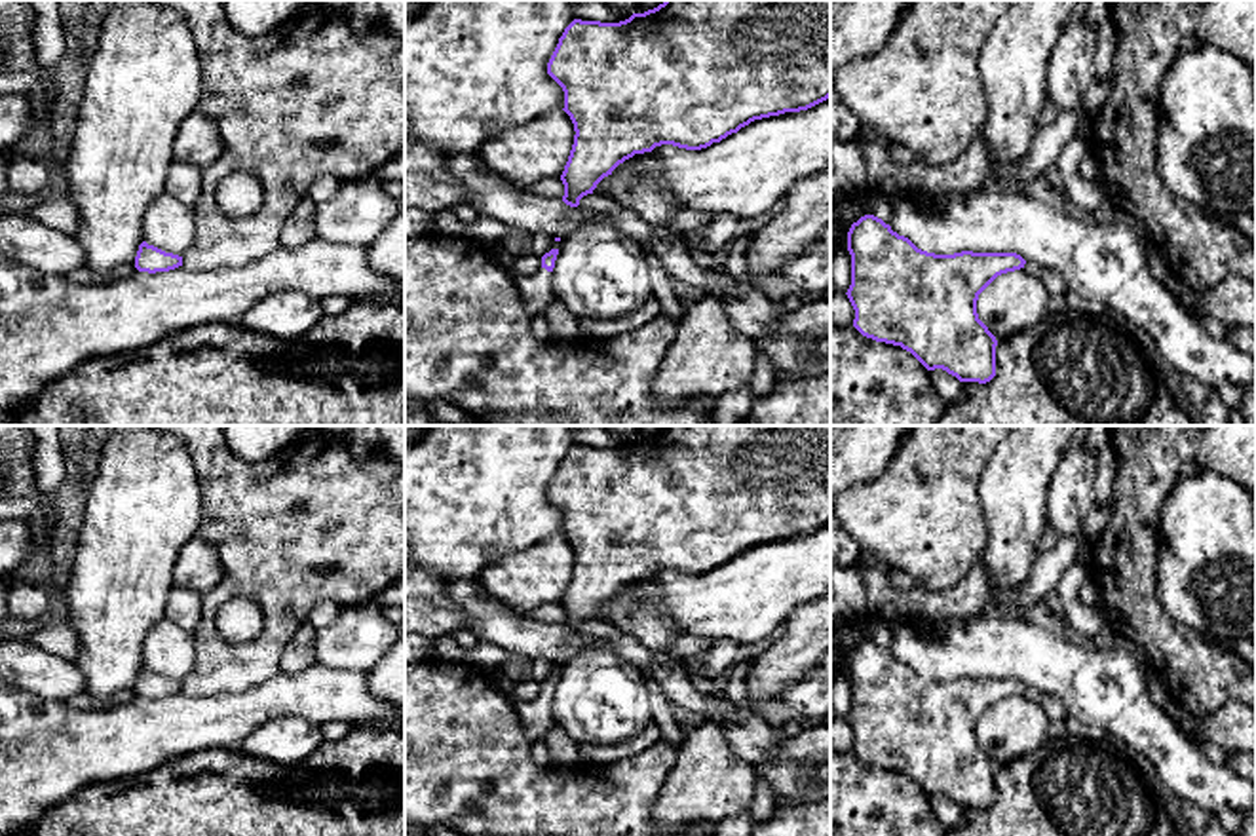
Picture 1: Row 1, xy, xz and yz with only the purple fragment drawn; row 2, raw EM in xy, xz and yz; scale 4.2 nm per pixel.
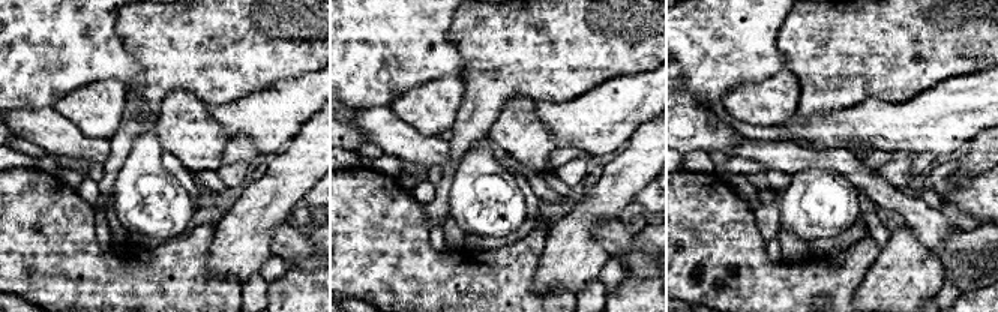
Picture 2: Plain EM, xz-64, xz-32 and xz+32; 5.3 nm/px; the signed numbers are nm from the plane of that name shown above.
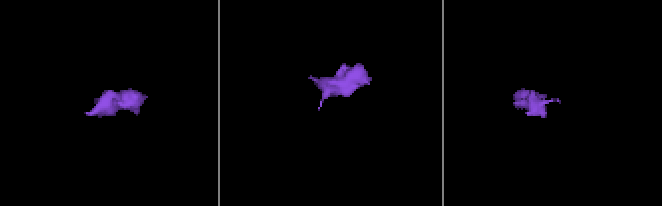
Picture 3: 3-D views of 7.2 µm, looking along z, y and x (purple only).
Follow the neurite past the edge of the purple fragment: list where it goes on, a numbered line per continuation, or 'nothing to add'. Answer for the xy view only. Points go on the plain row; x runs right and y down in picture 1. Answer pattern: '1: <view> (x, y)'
nothing to add

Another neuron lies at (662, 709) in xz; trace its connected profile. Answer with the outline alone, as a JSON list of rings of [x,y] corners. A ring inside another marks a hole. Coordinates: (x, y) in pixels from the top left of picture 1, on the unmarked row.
[[[646,678],[652,722],[657,724],[661,739],[671,743],[676,750],[684,741],[684,730],[678,726],[673,714],[673,703],[663,694],[663,690],[650,678]]]

